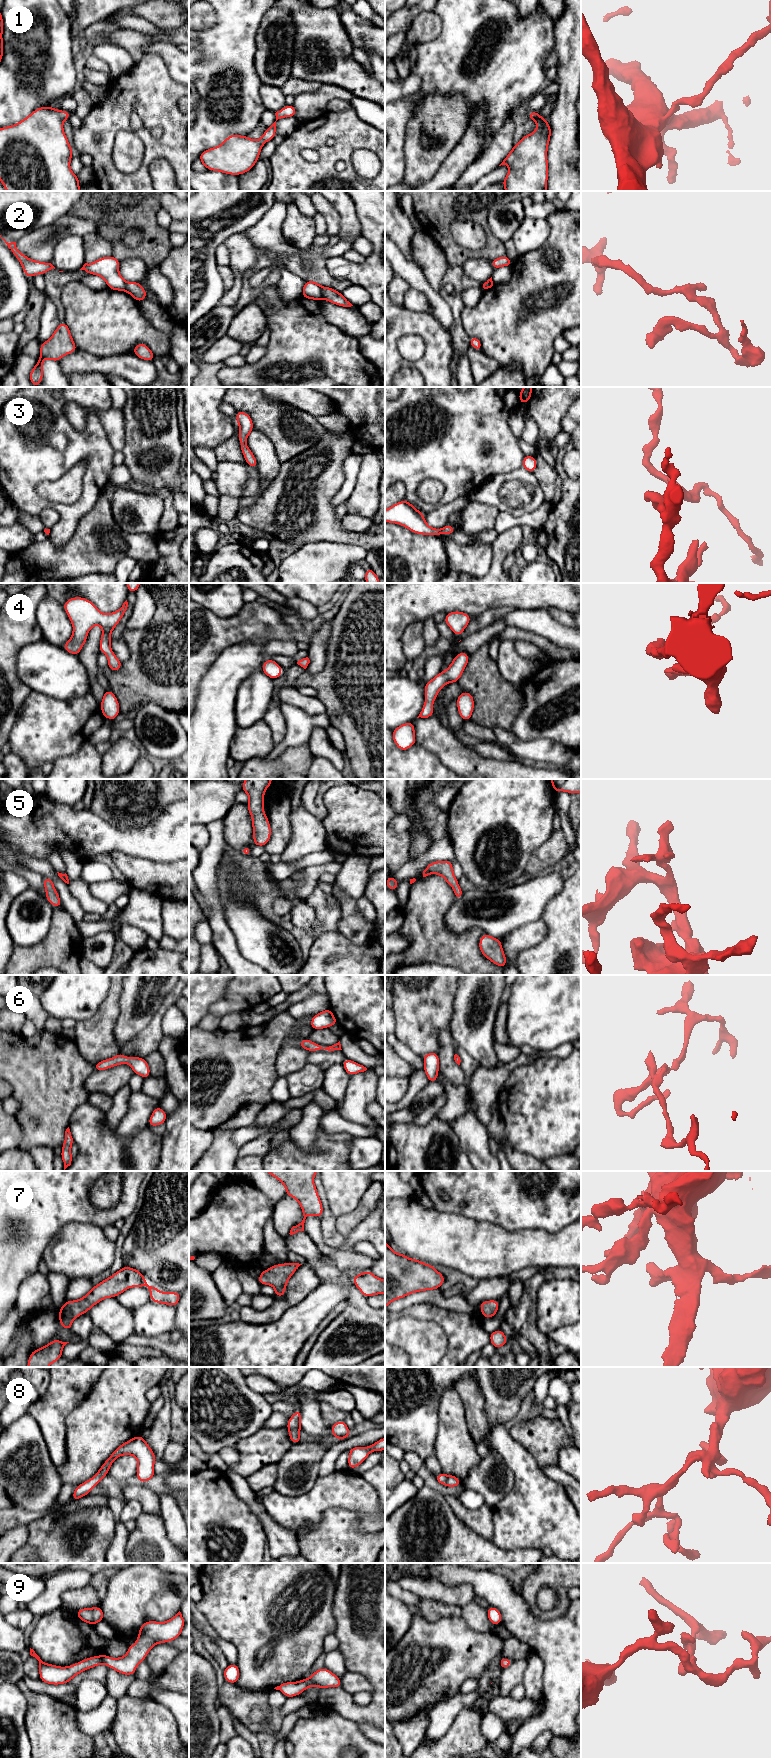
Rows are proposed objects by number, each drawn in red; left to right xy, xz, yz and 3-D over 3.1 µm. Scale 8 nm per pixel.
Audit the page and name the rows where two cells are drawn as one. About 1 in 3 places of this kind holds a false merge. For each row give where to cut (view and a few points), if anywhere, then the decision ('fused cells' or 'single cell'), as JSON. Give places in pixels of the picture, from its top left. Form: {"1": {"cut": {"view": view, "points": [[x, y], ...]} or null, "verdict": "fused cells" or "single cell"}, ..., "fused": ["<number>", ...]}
{"1": {"cut": null, "verdict": "single cell"}, "2": {"cut": {"view": "xz", "points": [[321, 288], [322, 298]]}, "verdict": "fused cells"}, "3": {"cut": null, "verdict": "single cell"}, "4": {"cut": null, "verdict": "single cell"}, "5": {"cut": null, "verdict": "single cell"}, "6": {"cut": null, "verdict": "single cell"}, "7": {"cut": null, "verdict": "single cell"}, "8": {"cut": null, "verdict": "single cell"}, "9": {"cut": null, "verdict": "single cell"}, "fused": ["2"]}

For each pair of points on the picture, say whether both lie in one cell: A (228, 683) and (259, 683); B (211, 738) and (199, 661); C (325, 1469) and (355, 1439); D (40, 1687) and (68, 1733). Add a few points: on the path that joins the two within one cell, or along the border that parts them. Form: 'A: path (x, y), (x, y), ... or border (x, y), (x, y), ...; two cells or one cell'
A: border (260, 670), (246, 677), (239, 685), (234, 706); two cells
B: border (216, 658), (199, 683); two cells
C: path (328, 1460), (343, 1444), (346, 1444); one cell
D: border (23, 1680), (32, 1690), (44, 1692), (59, 1700); two cells

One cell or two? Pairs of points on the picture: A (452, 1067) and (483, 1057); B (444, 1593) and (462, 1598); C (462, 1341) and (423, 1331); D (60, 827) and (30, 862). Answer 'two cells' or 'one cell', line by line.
A: two cells
B: one cell
C: two cells
D: two cells

